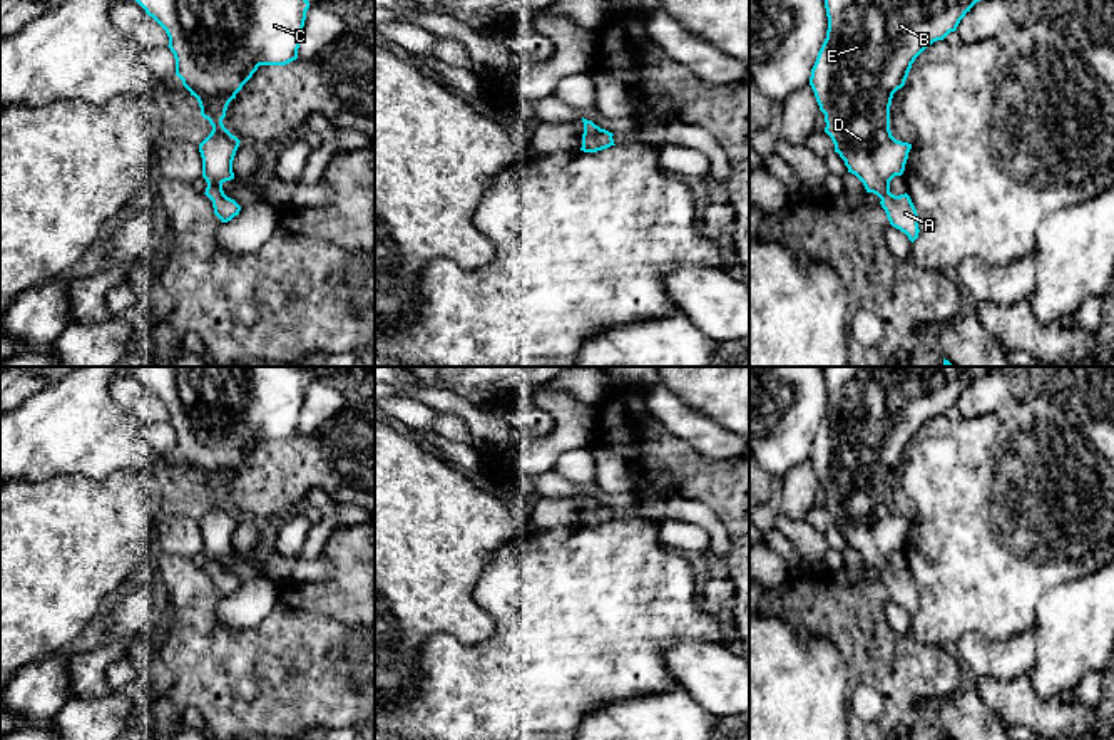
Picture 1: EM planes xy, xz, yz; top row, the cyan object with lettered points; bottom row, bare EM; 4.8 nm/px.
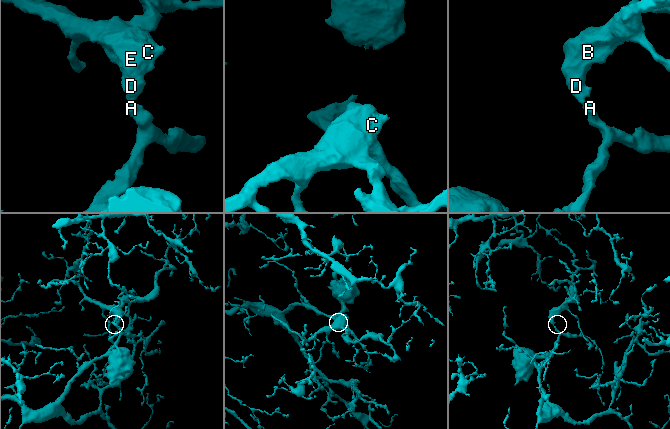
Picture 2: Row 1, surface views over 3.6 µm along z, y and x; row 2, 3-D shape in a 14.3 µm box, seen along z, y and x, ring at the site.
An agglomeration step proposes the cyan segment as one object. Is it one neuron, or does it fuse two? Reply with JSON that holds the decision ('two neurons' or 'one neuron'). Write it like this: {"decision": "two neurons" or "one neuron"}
{"decision": "one neuron"}

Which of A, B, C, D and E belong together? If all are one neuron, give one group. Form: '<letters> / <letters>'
A B C D E

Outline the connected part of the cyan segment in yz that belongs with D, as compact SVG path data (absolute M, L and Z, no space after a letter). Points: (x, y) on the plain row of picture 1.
M825 367L828 392L826 414L811 444L810 460L820 486L825 489L825 507L835 519L835 527L845 536L848 547L855 549L866 568L876 569L890 599L908 611L918 613L918 589L910 571L890 568L890 556L902 551L912 519L897 516L890 506L890 480L893 469L905 460L915 434L933 417L955 407L970 383L1000 367Z

